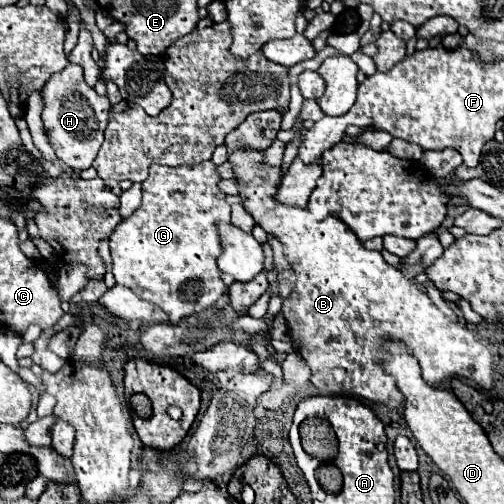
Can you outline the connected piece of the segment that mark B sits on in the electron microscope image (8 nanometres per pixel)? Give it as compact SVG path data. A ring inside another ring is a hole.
M234 151L228 157L234 165L234 177L240 183L240 195L246 197L244 209L254 217L254 221L266 231L276 235L286 251L286 257L296 273L296 285L290 297L282 303L282 313L288 321L294 349L312 369L312 383L324 395L334 397L354 397L370 403L388 403L396 391L396 381L384 371L384 347L392 341L402 341L422 367L424 381L438 385L450 383L454 377L466 377L476 381L482 389L494 385L492 353L482 345L462 323L450 321L432 299L418 289L412 279L406 279L396 267L388 265L380 251L368 251L358 241L354 233L334 217L334 223L316 223L308 209L286 207L274 203L276 187L282 181L280 167L270 167L262 163L260 151Z

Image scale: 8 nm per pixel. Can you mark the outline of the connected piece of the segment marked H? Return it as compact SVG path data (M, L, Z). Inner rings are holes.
M68 63L60 73L54 73L48 79L48 85L44 85L42 89L42 97L44 97L42 121L44 121L44 129L48 131L50 145L68 167L78 171L88 169L92 165L102 145L104 127L110 111L108 97L96 95L96 91L86 85L82 71L84 69L80 69L80 65Z

